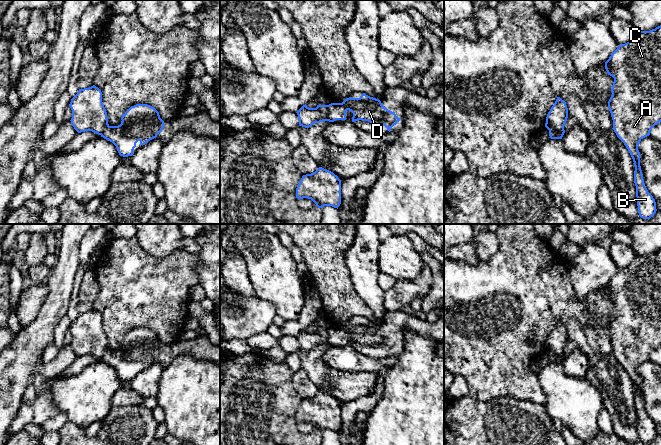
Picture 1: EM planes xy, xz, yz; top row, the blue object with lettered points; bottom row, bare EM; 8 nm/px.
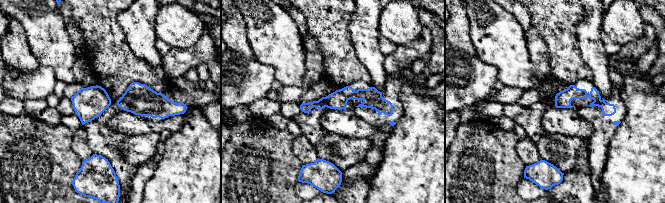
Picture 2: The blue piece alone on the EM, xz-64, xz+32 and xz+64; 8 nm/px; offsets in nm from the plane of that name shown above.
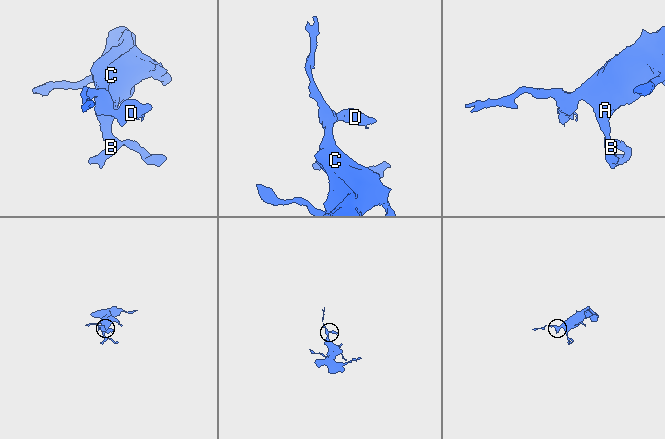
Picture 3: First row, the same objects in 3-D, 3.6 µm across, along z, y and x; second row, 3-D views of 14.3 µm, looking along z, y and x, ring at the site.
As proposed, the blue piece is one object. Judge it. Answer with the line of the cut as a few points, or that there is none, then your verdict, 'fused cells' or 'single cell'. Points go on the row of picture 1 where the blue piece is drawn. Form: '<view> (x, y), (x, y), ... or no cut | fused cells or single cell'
xz (328, 105), (326, 120) | fused cells

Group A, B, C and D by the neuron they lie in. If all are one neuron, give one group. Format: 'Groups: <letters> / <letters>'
Groups: A B C / D

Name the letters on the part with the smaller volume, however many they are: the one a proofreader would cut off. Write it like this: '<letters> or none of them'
D

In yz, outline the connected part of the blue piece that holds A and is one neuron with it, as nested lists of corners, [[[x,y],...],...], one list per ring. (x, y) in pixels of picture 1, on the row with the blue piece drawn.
[[[661,25],[650,31],[635,31],[627,43],[619,45],[611,54],[605,62],[605,69],[614,78],[612,96],[608,101],[613,120],[612,129],[624,143],[634,162],[639,216],[650,219],[657,211],[656,202],[644,183],[638,145],[661,122]]]

